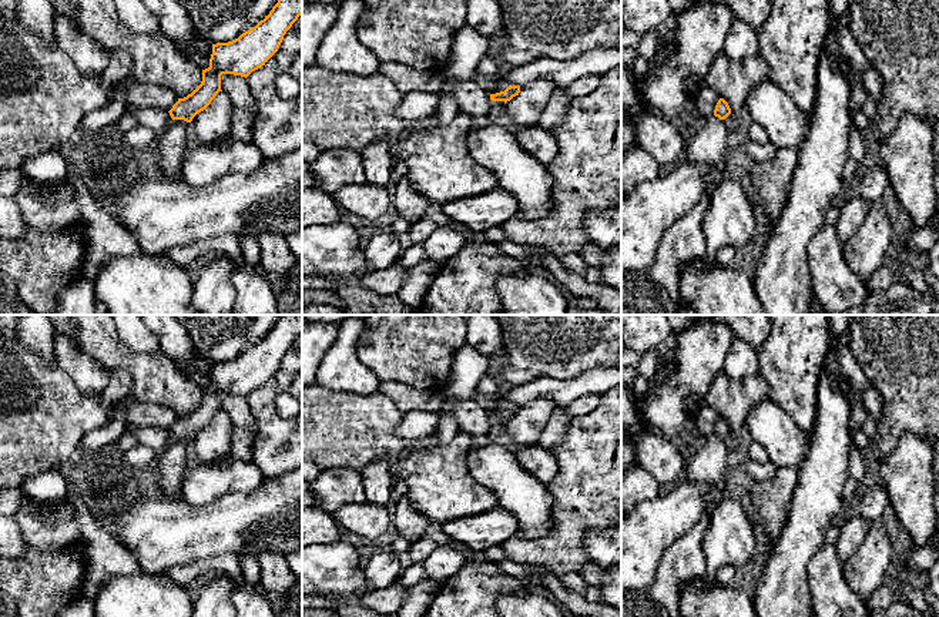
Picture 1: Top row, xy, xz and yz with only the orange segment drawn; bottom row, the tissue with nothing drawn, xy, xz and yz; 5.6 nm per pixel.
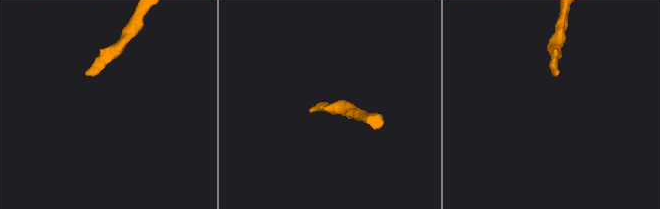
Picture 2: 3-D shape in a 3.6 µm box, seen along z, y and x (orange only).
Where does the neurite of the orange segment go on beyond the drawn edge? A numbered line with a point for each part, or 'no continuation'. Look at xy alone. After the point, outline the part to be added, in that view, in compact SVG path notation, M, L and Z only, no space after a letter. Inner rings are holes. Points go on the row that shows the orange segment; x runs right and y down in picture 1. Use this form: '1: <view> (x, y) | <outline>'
1: xy (174, 141) | M171 120L164 128L164 131L157 135L160 165L164 180L182 180L181 167L185 154L191 147L191 135L188 134L188 125L190 123L184 120Z

